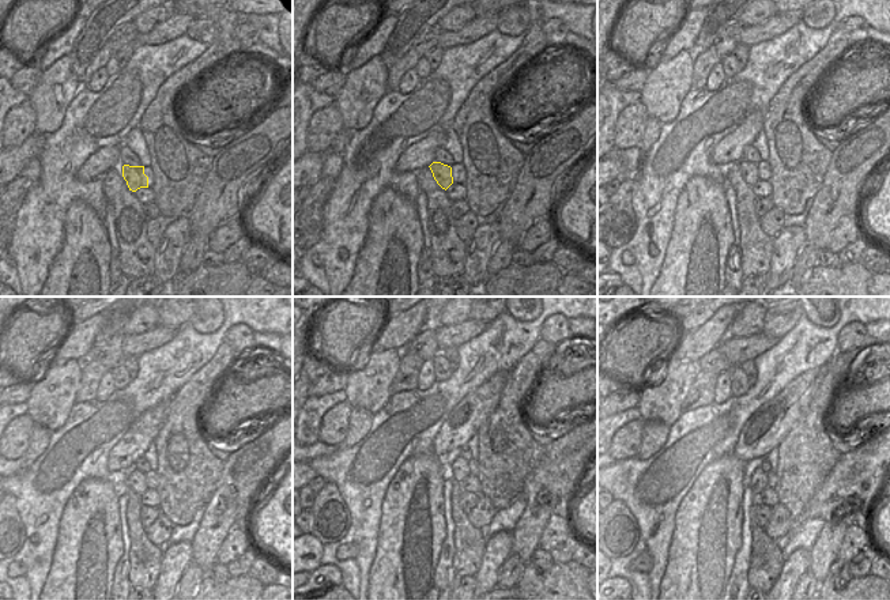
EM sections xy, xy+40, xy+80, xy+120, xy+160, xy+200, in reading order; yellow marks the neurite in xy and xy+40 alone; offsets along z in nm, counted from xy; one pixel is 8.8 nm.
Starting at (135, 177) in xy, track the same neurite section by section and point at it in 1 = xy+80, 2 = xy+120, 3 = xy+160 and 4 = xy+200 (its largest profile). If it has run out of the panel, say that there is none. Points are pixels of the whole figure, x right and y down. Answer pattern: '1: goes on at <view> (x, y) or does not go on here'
1: goes on at xy+80 (749, 172)
2: goes on at xy+120 (136, 480)
3: goes on at xy+160 (451, 483)
4: goes on at xy+200 (758, 480)

